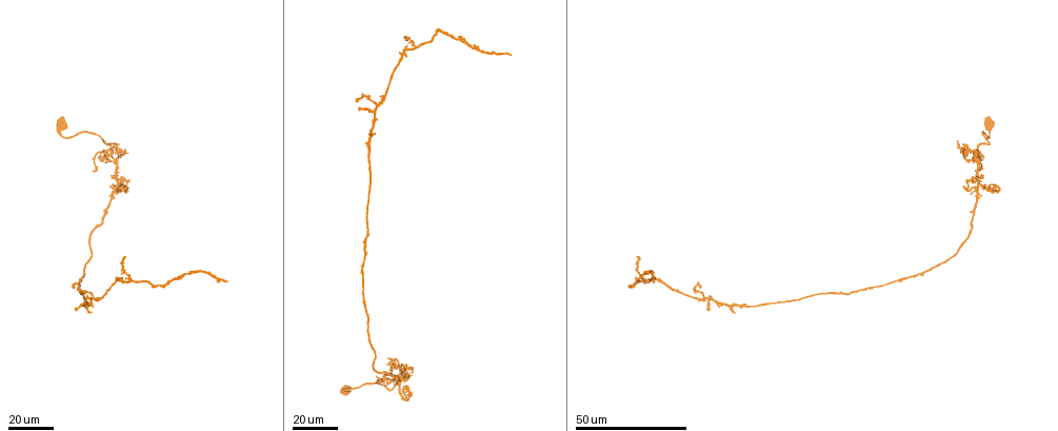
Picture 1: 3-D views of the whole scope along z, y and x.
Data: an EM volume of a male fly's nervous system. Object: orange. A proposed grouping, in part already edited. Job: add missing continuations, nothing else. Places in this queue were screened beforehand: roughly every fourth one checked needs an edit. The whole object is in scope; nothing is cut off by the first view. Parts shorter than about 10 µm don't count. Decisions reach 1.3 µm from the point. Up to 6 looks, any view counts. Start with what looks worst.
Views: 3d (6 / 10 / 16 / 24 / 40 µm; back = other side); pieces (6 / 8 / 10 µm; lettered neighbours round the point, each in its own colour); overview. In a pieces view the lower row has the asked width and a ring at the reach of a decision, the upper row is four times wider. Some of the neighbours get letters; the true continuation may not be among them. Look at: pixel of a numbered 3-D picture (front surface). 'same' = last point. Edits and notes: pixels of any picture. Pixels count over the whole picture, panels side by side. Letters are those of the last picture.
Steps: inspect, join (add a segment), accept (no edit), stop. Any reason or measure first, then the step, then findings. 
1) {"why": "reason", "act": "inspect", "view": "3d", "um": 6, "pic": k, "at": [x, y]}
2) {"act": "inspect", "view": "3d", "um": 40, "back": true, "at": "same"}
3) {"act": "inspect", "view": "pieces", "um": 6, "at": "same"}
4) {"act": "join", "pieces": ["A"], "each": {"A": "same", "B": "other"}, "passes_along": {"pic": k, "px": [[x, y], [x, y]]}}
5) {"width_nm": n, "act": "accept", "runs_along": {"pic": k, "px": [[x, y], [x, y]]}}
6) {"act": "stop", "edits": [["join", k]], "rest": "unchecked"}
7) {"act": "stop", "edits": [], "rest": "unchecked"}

{"why": "end of a long branch", "act": "inspect", "view": "3d", "um": 24, "pic": 1, "at": [702, 288]}

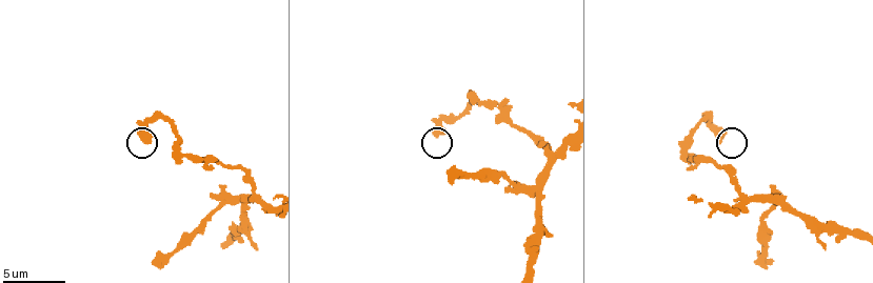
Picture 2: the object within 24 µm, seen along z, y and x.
{"act": "inspect", "view": "pieces", "um": 10, "pic": 2, "at": [719, 139]}

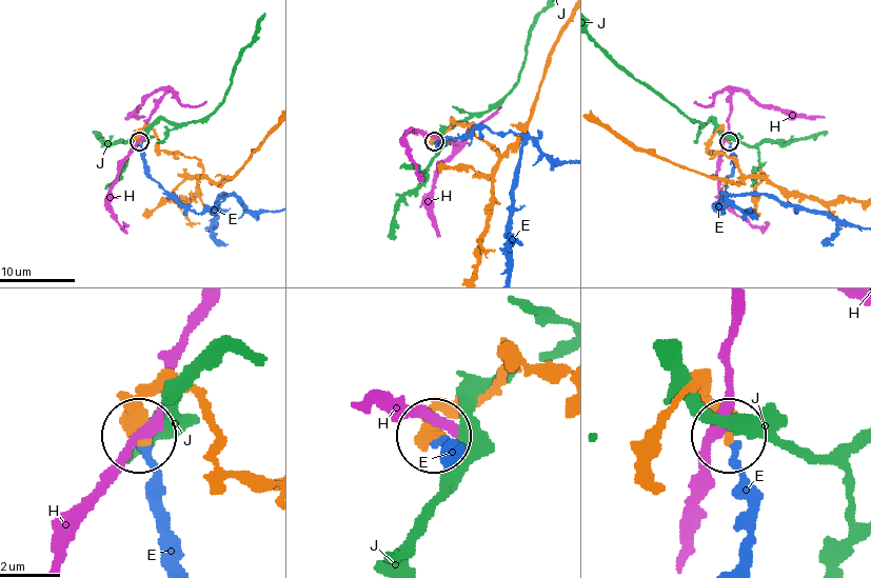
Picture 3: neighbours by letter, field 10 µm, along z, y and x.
{"act": "accept", "each": {"E": "other", "H": "other", "J": "other"}, "runs_along": {"pic": 3, "px": [[197, 181], [197, 159], [162, 152], [150, 128], [139, 140]]}, "found": "none of them fits"}

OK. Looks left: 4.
{"why": "free end", "act": "inspect", "view": "3d", "um": 40, "pic": 1, "at": [653, 281]}

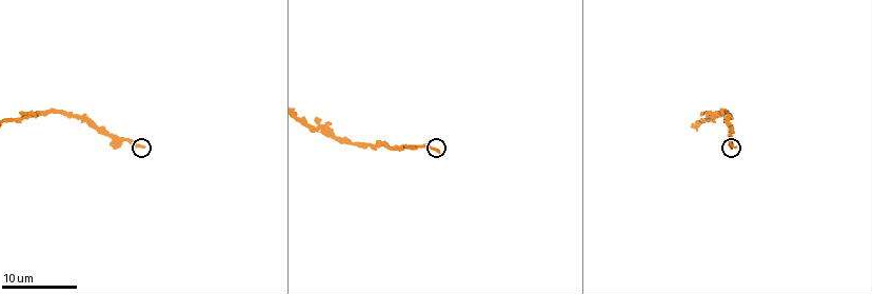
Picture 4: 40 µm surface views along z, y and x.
{"act": "inspect", "view": "pieces", "um": 6, "pic": 4, "at": [440, 153]}

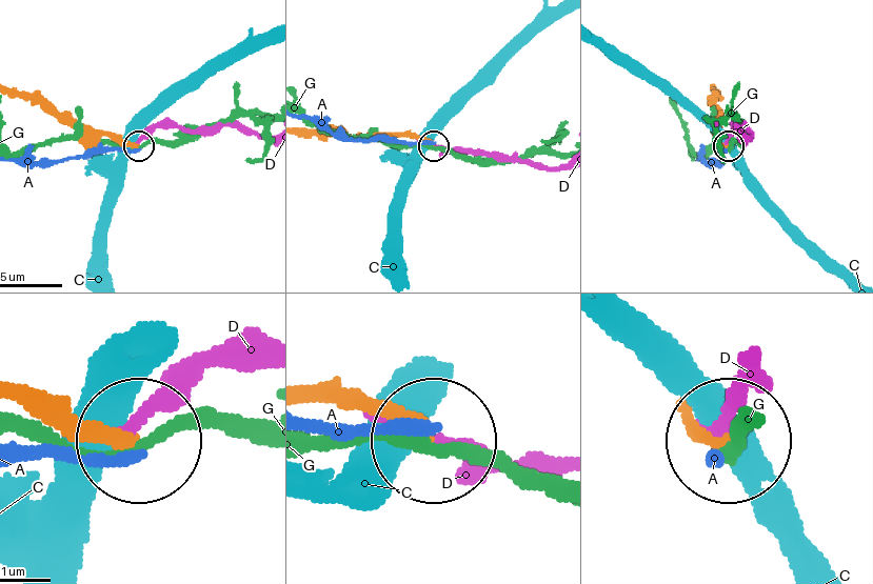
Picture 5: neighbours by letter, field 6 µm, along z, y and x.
{"act": "accept", "each": {"A": "other", "C": "other", "D": "other", "G": "other"}, "runs_along": {"pic": 5, "px": [[10, 385], [131, 440]]}, "found": "none of them fits"}

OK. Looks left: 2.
{"why": "free end", "act": "inspect", "view": "pieces", "um": 8, "pic": 2, "at": [450, 173]}

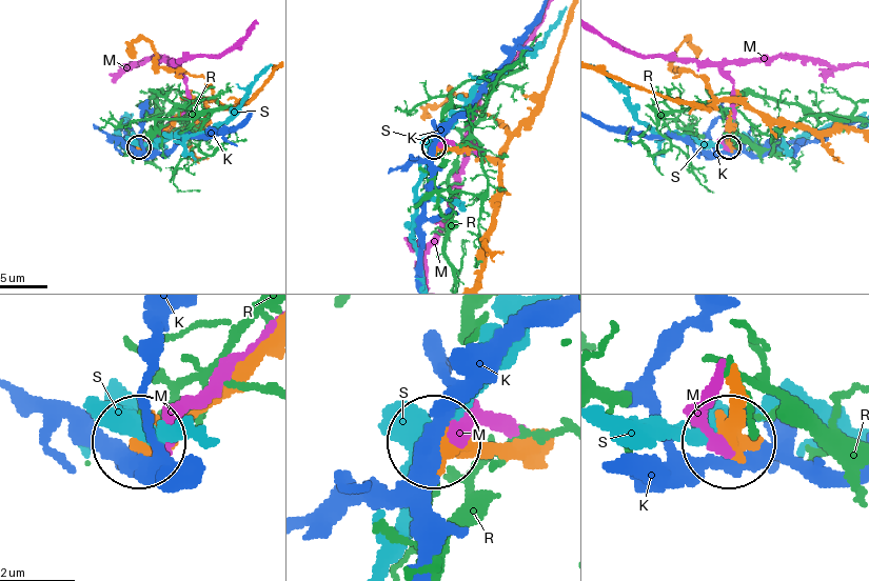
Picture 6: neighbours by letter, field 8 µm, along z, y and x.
{"act": "accept", "each": {"K": "other", "M": "other", "R": "other", "S": "other"}, "found": "no lettered segment goes on from it"}

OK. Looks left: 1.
{"act": "stop", "edits": [], "rest": "unchecked"}

